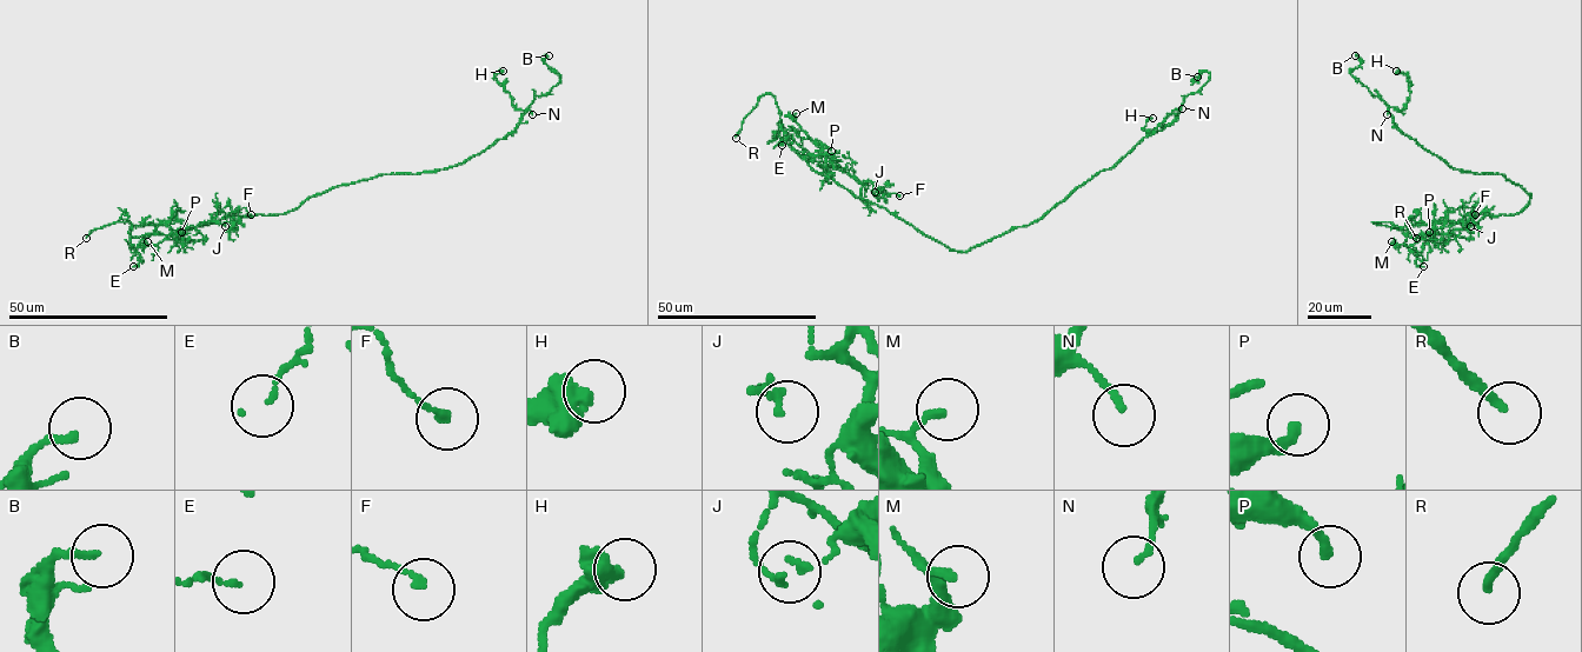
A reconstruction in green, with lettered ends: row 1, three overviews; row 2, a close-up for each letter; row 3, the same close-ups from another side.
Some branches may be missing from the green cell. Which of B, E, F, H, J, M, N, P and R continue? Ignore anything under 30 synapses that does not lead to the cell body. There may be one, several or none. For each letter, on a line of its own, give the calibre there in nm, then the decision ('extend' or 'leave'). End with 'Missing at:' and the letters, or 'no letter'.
B: 140 nm thick; leave
E: 100 nm thick; leave
F: 130 nm thick; leave
H: 360 nm thick; leave
J: 140 nm thick; leave
M: 170 nm thick; leave
N: 130 nm thick; leave
P: 240 nm thick; extend
R: 190 nm thick; extend
Missing at: P, R

